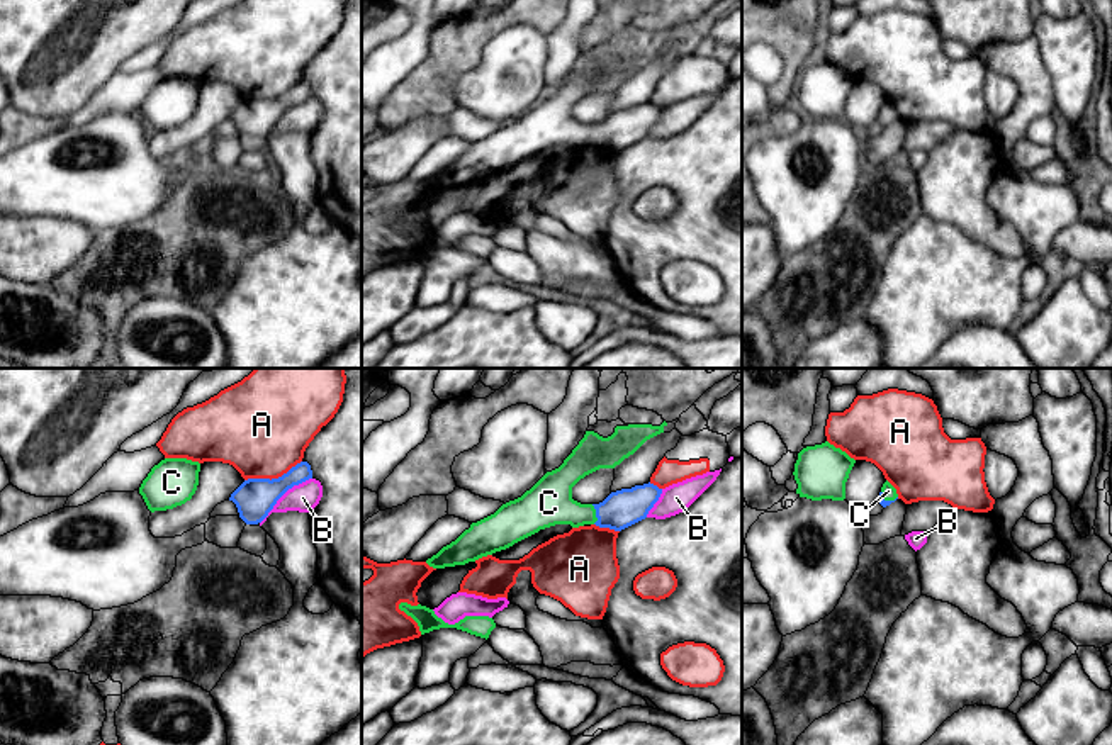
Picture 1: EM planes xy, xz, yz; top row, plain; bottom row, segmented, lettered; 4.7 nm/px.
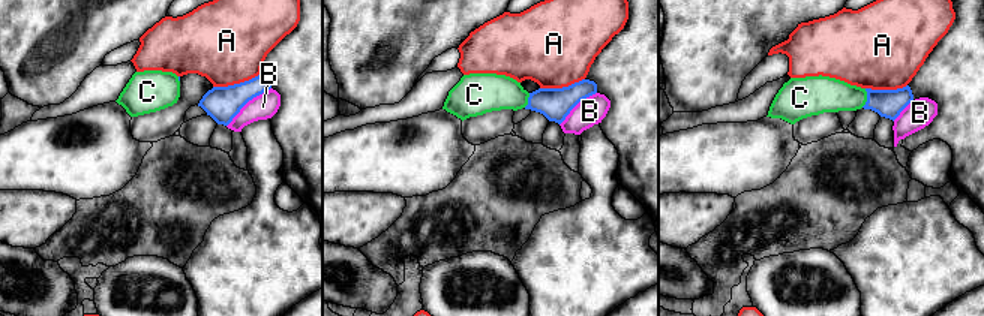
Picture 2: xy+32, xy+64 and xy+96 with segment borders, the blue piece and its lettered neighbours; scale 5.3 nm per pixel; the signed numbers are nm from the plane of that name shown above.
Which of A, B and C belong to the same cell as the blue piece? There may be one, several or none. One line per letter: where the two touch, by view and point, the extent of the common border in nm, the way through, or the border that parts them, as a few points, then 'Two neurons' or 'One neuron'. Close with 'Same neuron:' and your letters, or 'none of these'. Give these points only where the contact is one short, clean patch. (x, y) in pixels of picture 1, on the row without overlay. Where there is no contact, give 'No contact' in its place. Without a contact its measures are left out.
A: Touches blue at xy (272, 99). Shared border 280 nm. Two neurons
B: Touches blue at xy (282, 114). Shared border 340 nm. Two neurons
C: Touches blue at xz (596, 134). Shared border 100 nm. Path across: xz (623, 128), (615, 133), (596, 134), (576, 134), (549, 123). One neuron
Same neuron: C

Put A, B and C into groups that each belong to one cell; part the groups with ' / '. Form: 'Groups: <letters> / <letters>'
Groups: A / B / C

